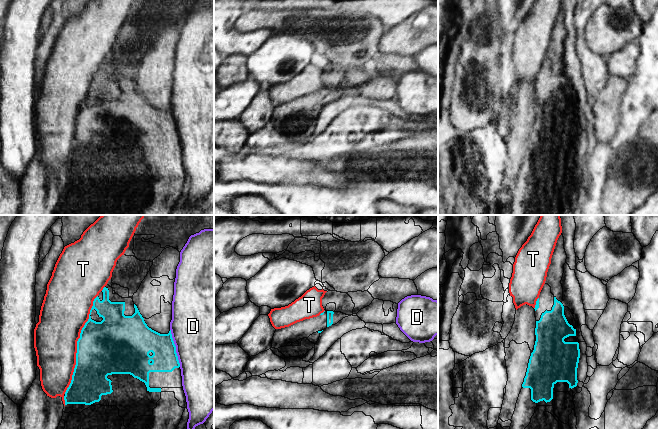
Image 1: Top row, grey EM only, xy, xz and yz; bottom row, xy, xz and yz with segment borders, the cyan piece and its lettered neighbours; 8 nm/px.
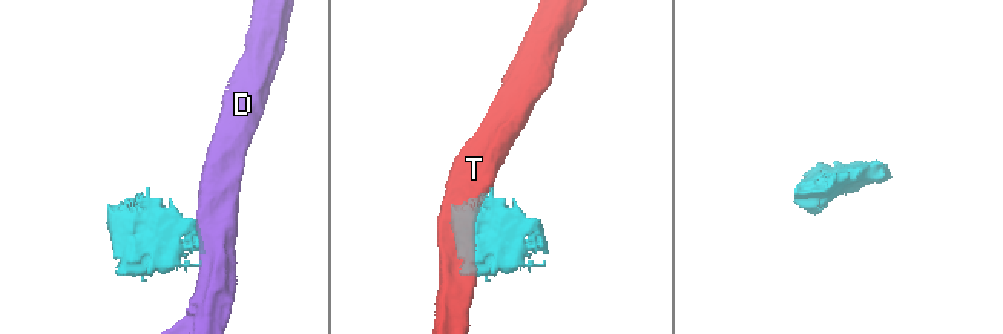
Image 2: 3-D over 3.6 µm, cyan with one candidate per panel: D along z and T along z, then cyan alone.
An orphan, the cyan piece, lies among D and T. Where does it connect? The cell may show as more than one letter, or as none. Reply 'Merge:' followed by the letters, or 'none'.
Merge: none

